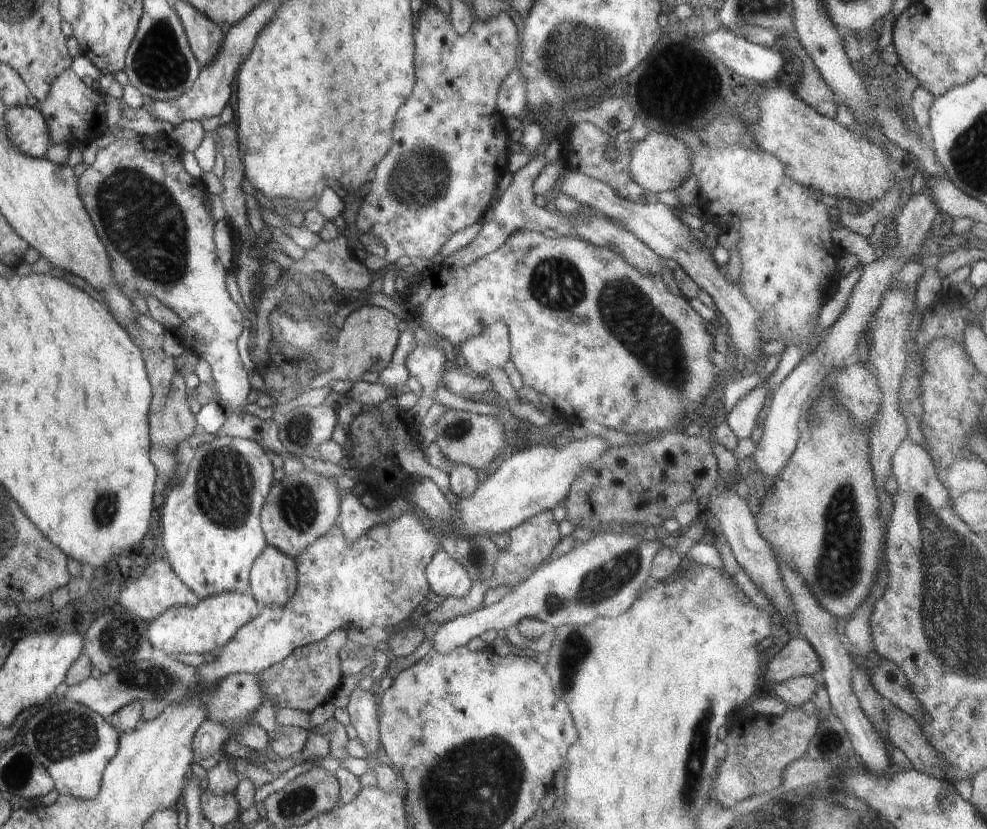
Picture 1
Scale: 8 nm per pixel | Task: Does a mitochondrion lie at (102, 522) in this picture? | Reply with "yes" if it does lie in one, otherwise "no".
yes

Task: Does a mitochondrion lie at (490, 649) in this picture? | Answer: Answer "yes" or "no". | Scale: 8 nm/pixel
no

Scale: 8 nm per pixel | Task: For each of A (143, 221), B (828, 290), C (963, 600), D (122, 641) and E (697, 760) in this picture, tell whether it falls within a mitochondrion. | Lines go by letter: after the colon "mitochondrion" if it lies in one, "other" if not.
A: mitochondrion
B: other
C: mitochondrion
D: mitochondrion
E: mitochondrion

